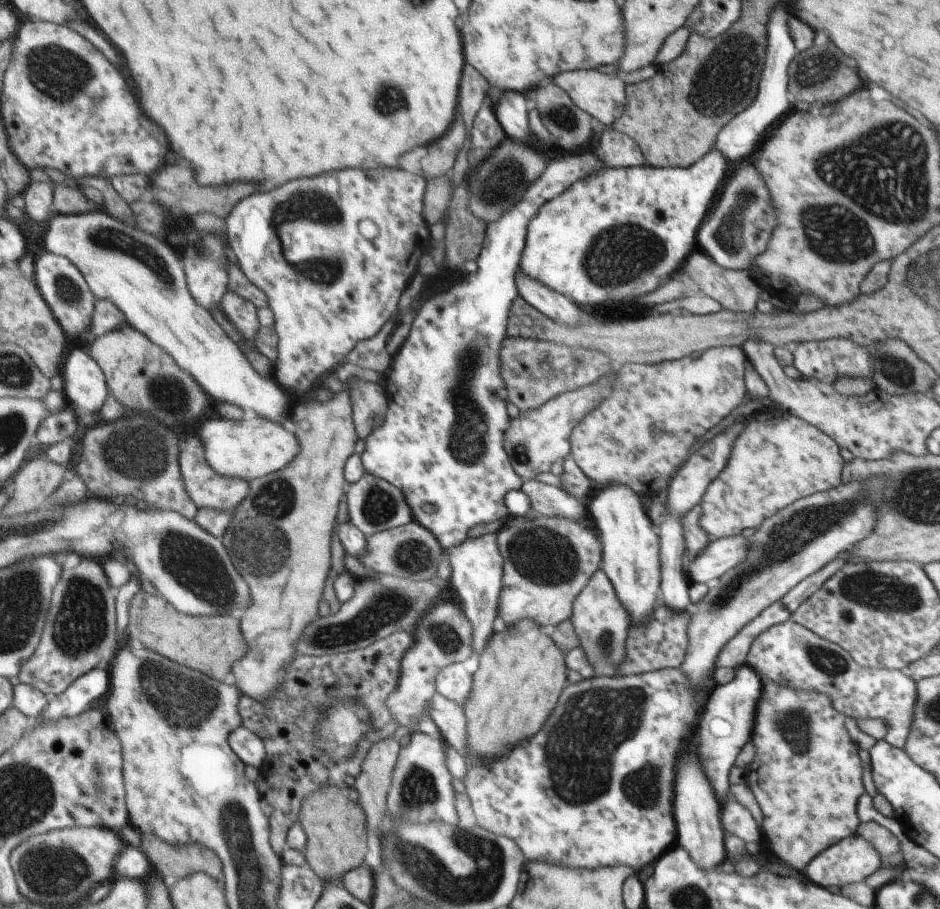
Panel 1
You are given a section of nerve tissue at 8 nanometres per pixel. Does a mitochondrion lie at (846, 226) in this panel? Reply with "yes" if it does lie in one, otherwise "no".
yes

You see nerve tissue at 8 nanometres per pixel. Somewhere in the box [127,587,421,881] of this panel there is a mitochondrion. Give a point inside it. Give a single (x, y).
(182, 699)

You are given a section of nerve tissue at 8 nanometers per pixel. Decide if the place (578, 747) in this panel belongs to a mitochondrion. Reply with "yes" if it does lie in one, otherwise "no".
yes

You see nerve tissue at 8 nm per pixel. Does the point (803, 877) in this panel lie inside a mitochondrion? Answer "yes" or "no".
no

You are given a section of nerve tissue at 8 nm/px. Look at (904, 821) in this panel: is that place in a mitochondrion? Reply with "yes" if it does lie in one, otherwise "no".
no

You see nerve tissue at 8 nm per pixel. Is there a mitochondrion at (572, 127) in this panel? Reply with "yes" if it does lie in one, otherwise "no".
yes

